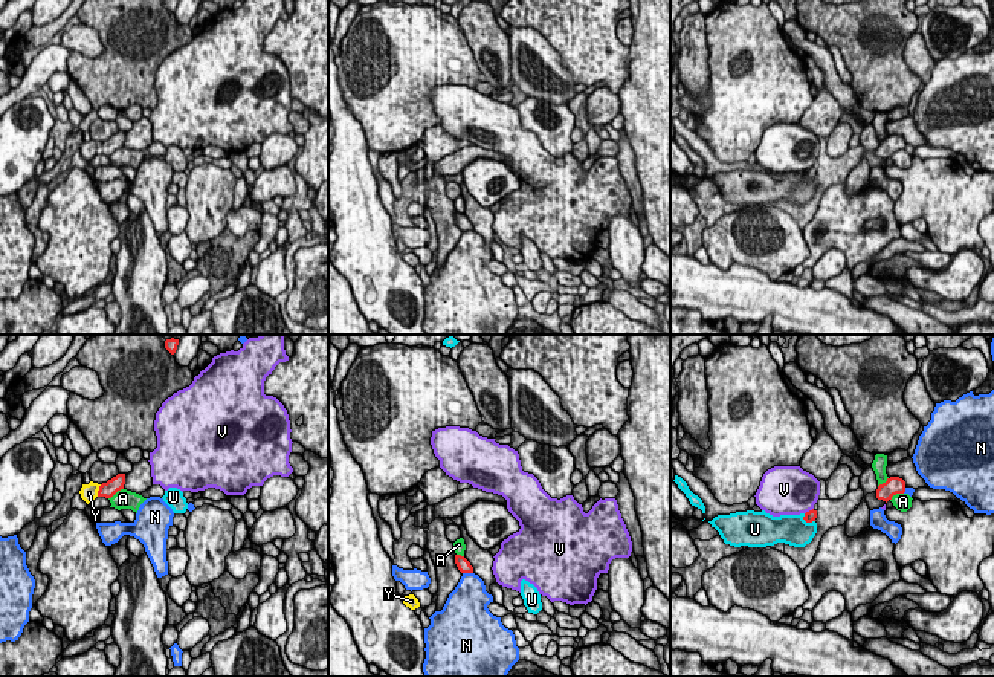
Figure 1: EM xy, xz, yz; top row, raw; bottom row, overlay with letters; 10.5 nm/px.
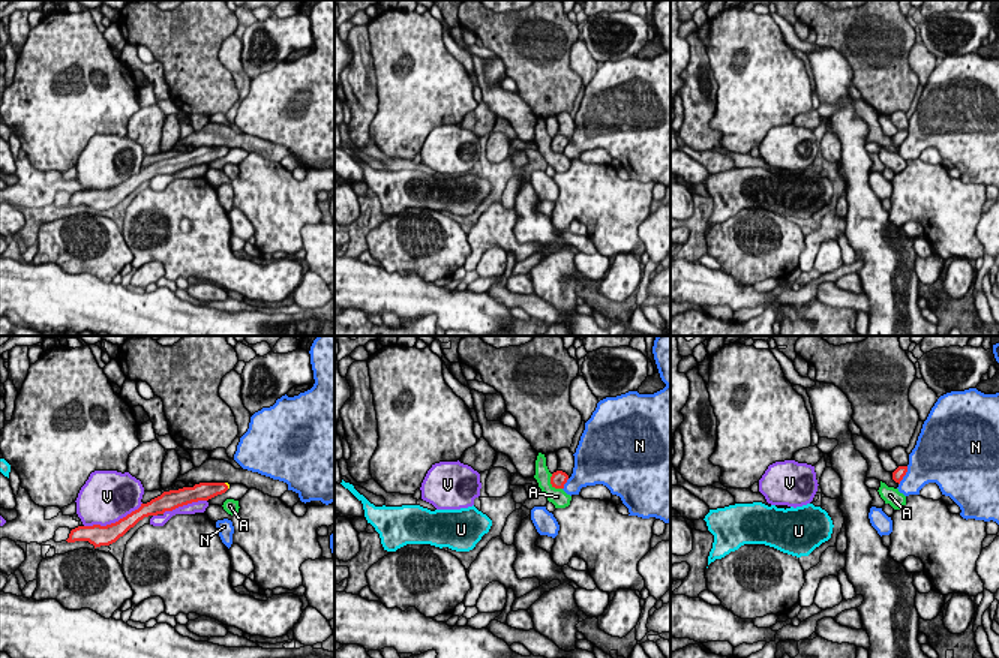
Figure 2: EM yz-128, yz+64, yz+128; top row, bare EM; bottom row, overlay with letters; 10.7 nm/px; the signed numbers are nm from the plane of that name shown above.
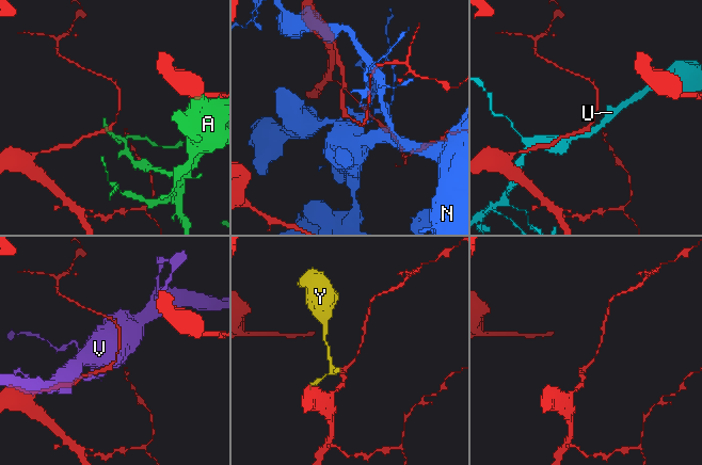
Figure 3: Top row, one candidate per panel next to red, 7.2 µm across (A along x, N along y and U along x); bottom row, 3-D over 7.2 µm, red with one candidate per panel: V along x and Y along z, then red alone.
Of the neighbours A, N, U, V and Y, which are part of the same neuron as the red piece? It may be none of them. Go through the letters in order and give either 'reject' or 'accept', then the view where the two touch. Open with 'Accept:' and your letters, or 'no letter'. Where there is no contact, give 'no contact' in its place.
Accept: Y
A: reject; contact in xy
N: reject; contact in xz
U: reject; contact in yz
V: reject; contact in yz
Y: accept; contact in xy

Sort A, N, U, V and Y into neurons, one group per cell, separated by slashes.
A / N / U / V / Y

